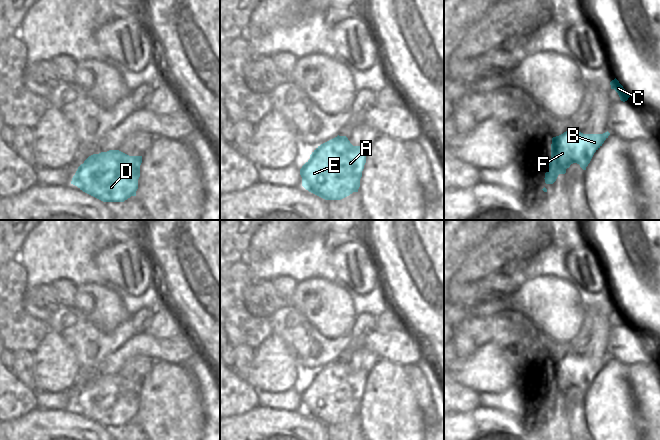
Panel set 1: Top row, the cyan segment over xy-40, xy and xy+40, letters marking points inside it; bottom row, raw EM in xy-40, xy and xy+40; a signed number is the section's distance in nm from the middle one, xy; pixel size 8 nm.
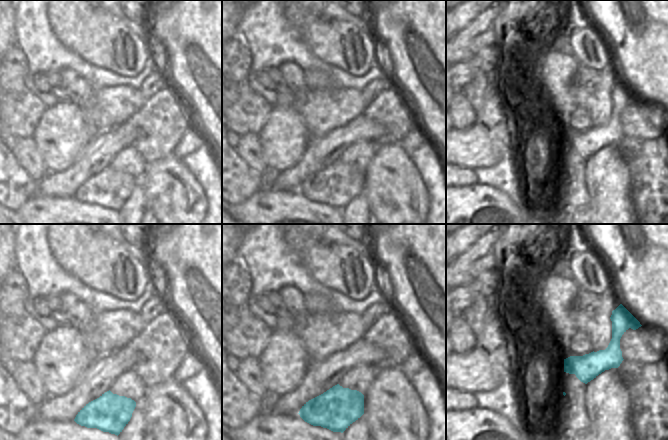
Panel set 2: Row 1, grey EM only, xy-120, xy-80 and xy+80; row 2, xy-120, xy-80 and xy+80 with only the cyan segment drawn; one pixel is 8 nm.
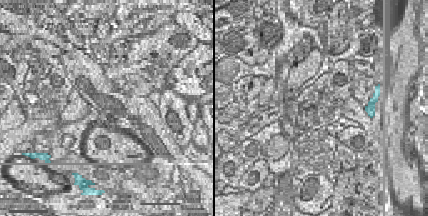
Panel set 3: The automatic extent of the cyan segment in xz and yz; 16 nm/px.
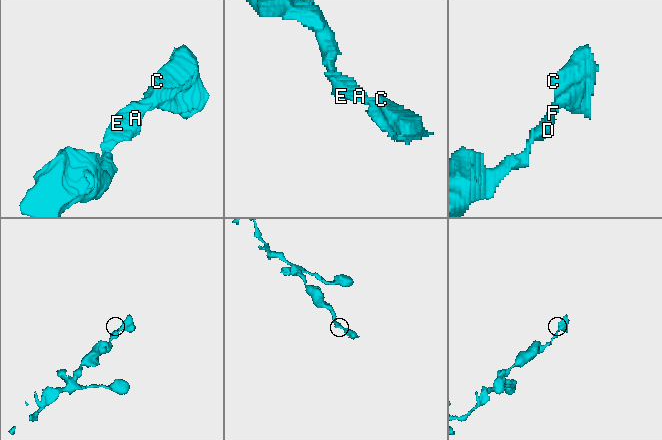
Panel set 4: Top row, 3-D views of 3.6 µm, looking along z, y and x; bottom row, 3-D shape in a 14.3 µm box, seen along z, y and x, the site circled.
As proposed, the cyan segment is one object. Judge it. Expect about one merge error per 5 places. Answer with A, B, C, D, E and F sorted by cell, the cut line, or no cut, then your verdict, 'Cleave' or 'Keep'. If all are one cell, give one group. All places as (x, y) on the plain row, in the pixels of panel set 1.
Groups: A B C D E F. No split. Keep.

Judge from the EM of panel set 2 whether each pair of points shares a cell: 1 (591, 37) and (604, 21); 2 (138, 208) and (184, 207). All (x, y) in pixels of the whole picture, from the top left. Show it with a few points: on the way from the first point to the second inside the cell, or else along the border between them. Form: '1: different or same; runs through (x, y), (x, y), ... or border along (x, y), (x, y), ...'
1: different; border along (590, 22), (606, 40), (610, 48)
2: different; border along (145, 184), (146, 209)

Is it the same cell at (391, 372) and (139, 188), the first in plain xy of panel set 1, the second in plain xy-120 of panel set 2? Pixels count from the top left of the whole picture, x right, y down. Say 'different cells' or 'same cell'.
different cells

